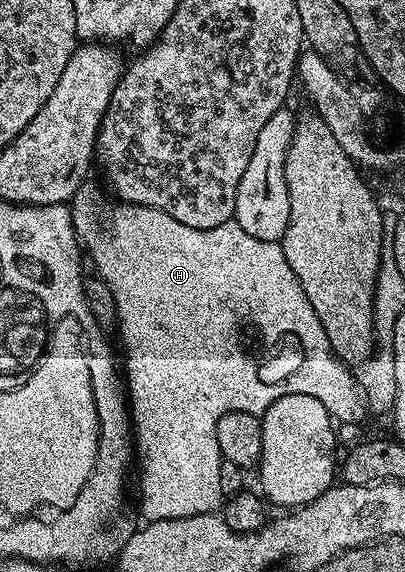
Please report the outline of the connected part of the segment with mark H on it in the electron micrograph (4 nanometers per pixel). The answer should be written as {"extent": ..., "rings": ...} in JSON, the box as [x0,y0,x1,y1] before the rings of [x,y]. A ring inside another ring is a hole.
{"extent":[68,182,368,521],"rings":[[[90,182],[82,184],[80,190],[76,190],[74,199],[69,201],[68,207],[81,247],[88,253],[92,263],[98,267],[98,274],[104,278],[104,282],[108,282],[116,302],[118,311],[116,328],[117,331],[122,331],[122,342],[126,346],[124,380],[128,385],[128,408],[132,432],[136,437],[136,460],[142,463],[142,512],[146,515],[147,521],[192,518],[196,514],[217,513],[223,507],[224,493],[220,486],[220,466],[224,459],[224,450],[218,441],[218,423],[226,412],[261,414],[268,410],[268,406],[272,406],[272,402],[276,402],[276,398],[284,398],[284,394],[308,394],[312,398],[320,398],[320,402],[324,402],[324,406],[338,424],[362,424],[365,421],[365,416],[368,416],[366,395],[358,385],[358,377],[335,356],[330,348],[328,334],[324,334],[324,326],[320,326],[320,318],[316,318],[316,310],[312,310],[312,302],[308,302],[304,286],[300,286],[296,274],[292,274],[292,266],[288,266],[288,258],[284,258],[284,250],[279,241],[264,242],[260,238],[254,238],[252,234],[248,234],[248,230],[233,222],[211,228],[184,226],[184,222],[176,222],[176,218],[160,210],[145,208],[139,204],[123,203],[118,206],[122,208],[105,210],[92,184]],[[286,336],[295,336],[298,339],[302,361],[299,362],[295,372],[290,372],[279,380],[265,380],[262,372],[270,368],[270,352],[284,347]]]}

